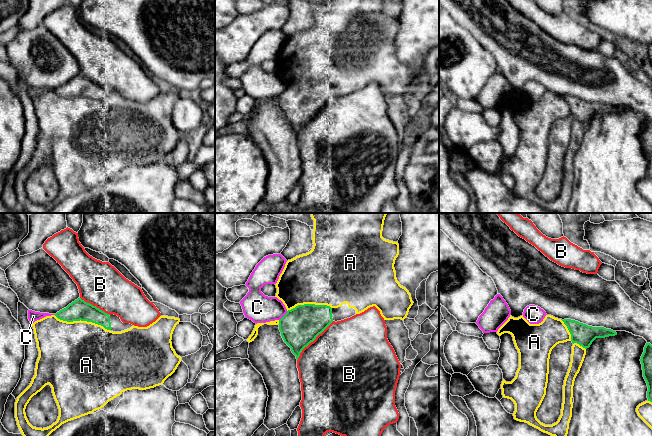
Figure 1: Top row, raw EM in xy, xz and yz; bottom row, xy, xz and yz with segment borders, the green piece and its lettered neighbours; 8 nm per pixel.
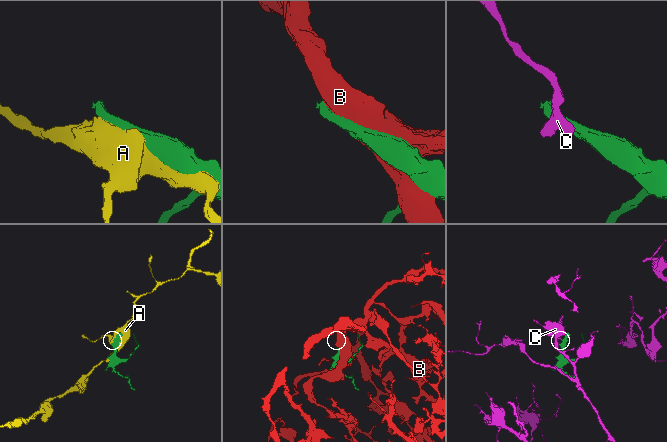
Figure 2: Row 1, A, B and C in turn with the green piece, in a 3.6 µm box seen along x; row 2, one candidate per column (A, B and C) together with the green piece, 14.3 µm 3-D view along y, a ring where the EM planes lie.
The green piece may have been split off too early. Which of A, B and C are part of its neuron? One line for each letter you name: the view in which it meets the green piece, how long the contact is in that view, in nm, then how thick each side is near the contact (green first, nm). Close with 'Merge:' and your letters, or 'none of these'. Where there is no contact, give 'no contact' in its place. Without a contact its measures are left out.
Merge: none of these

